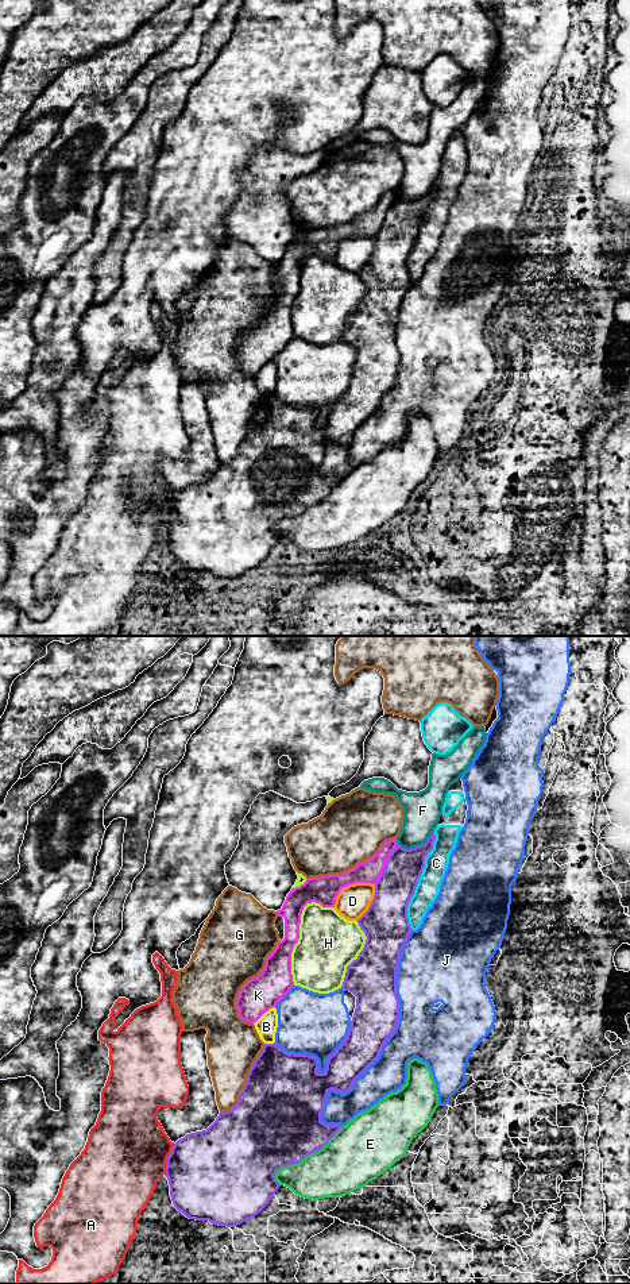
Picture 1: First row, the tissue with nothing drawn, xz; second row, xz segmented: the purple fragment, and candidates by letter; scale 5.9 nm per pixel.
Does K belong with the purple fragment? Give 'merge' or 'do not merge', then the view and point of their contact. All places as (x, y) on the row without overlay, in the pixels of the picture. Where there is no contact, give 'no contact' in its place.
do not merge; contact xz (386, 215)

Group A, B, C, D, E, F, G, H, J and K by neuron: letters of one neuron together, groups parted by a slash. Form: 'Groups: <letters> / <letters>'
Groups: A / B / C / D / E / F / G K / H / J

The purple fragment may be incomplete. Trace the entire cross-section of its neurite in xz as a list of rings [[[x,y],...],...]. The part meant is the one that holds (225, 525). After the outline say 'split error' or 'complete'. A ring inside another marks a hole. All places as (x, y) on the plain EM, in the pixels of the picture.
[[[433,184],[425,196],[411,201],[397,194],[375,235],[375,247],[368,262],[357,271],[367,292],[357,311],[347,319],[341,338],[356,348],[356,360],[347,390],[328,410],[325,424],[317,424],[316,409],[287,405],[275,396],[278,366],[273,359],[254,375],[264,398],[247,427],[237,456],[220,464],[206,482],[186,486],[174,496],[165,528],[174,559],[186,570],[227,579],[254,570],[281,539],[275,525],[322,501],[343,479],[321,473],[326,447],[331,442],[348,444],[355,432],[379,409],[384,394],[395,383],[399,369],[397,321],[401,302],[411,284],[407,257],[434,192]]]; split error

